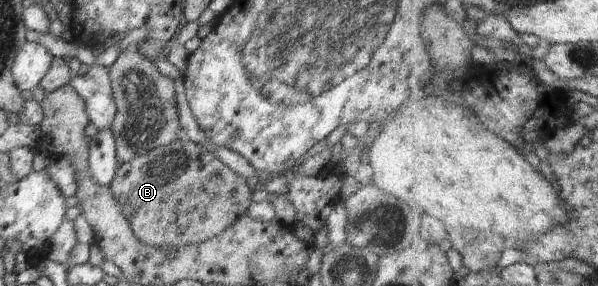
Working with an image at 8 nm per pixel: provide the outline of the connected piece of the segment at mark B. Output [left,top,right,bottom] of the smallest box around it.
[109,140,253,249]

